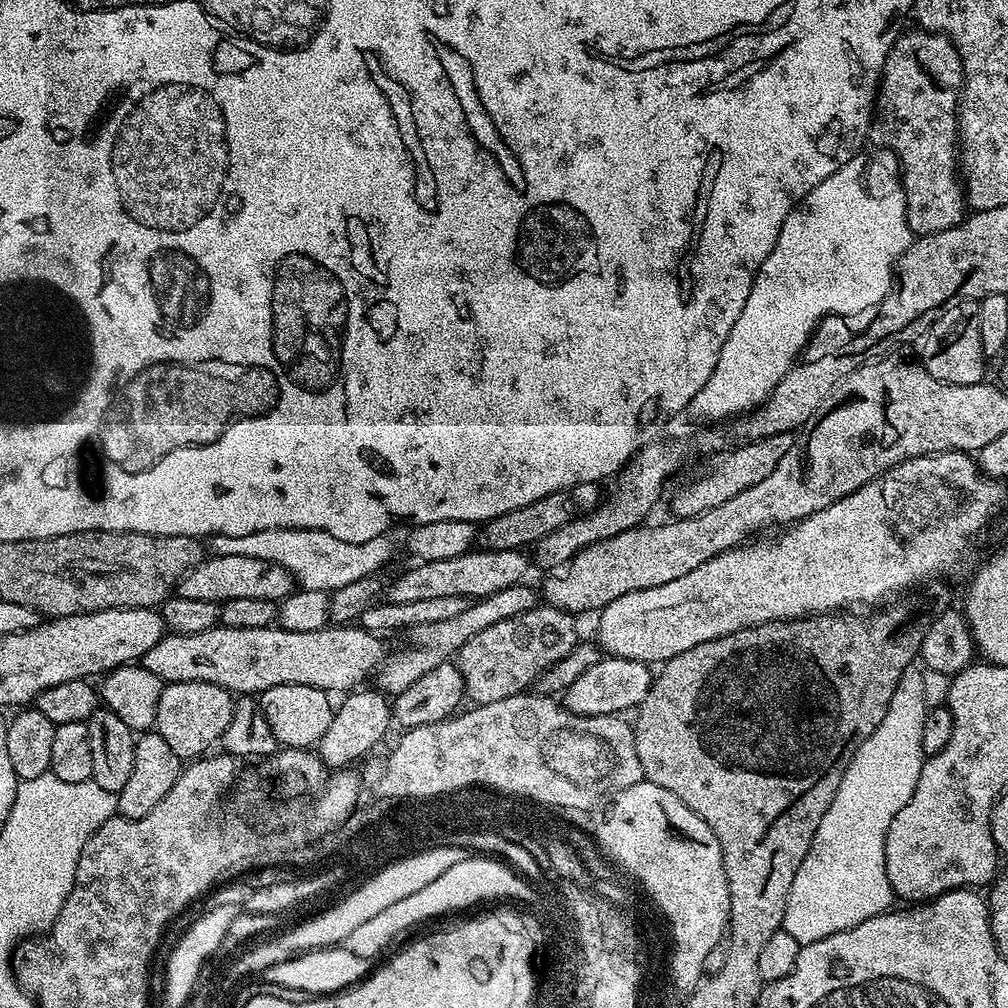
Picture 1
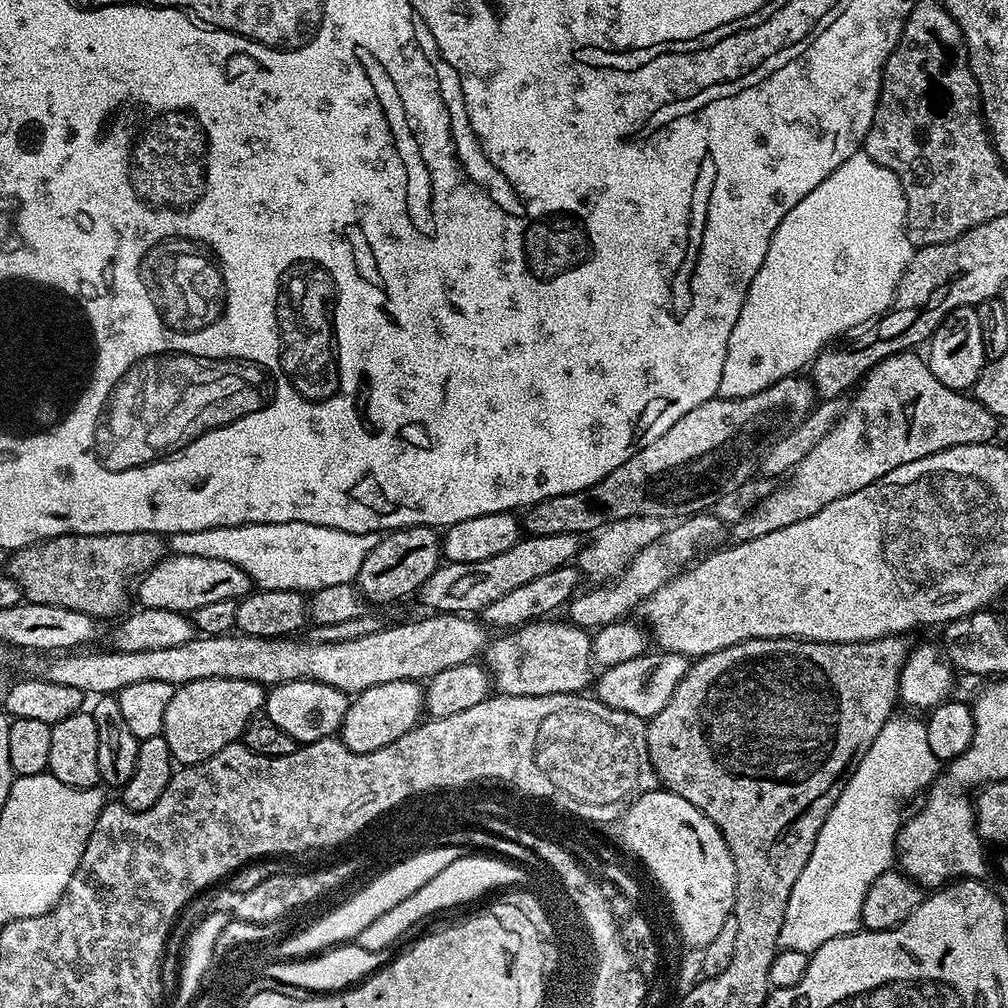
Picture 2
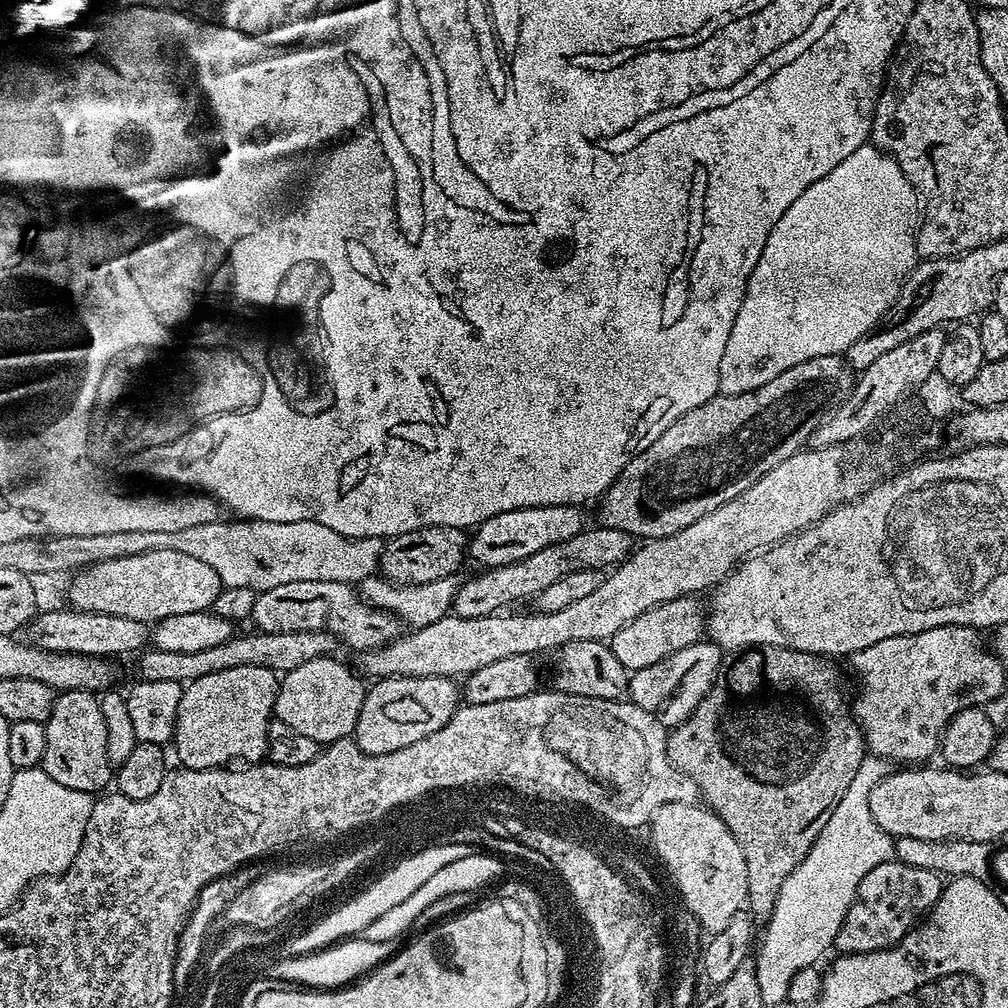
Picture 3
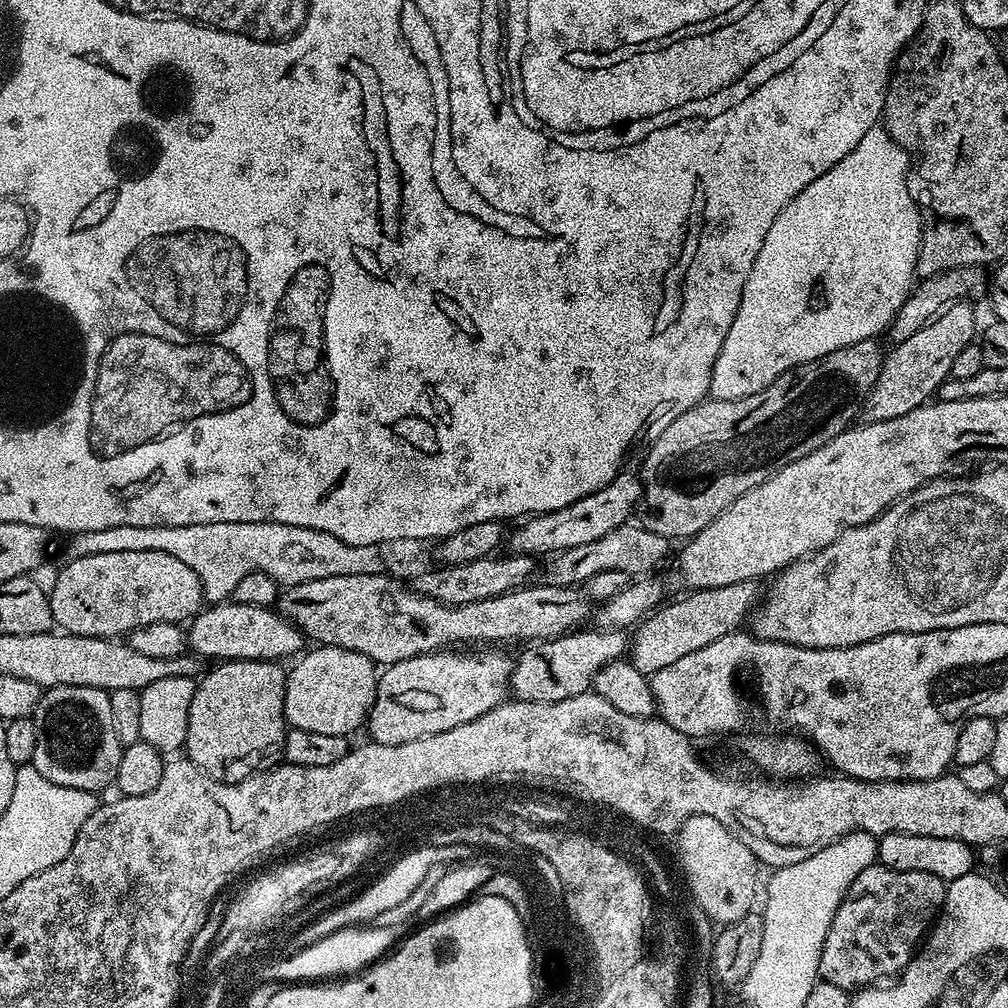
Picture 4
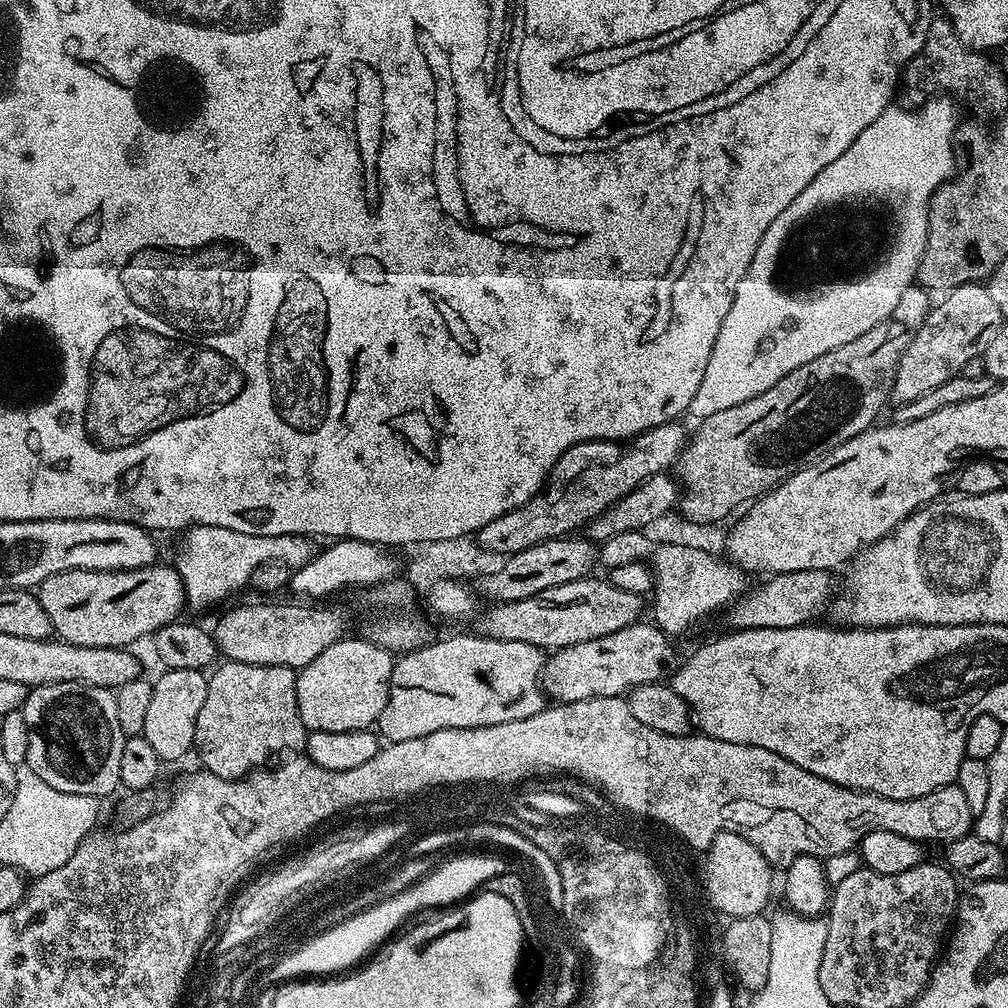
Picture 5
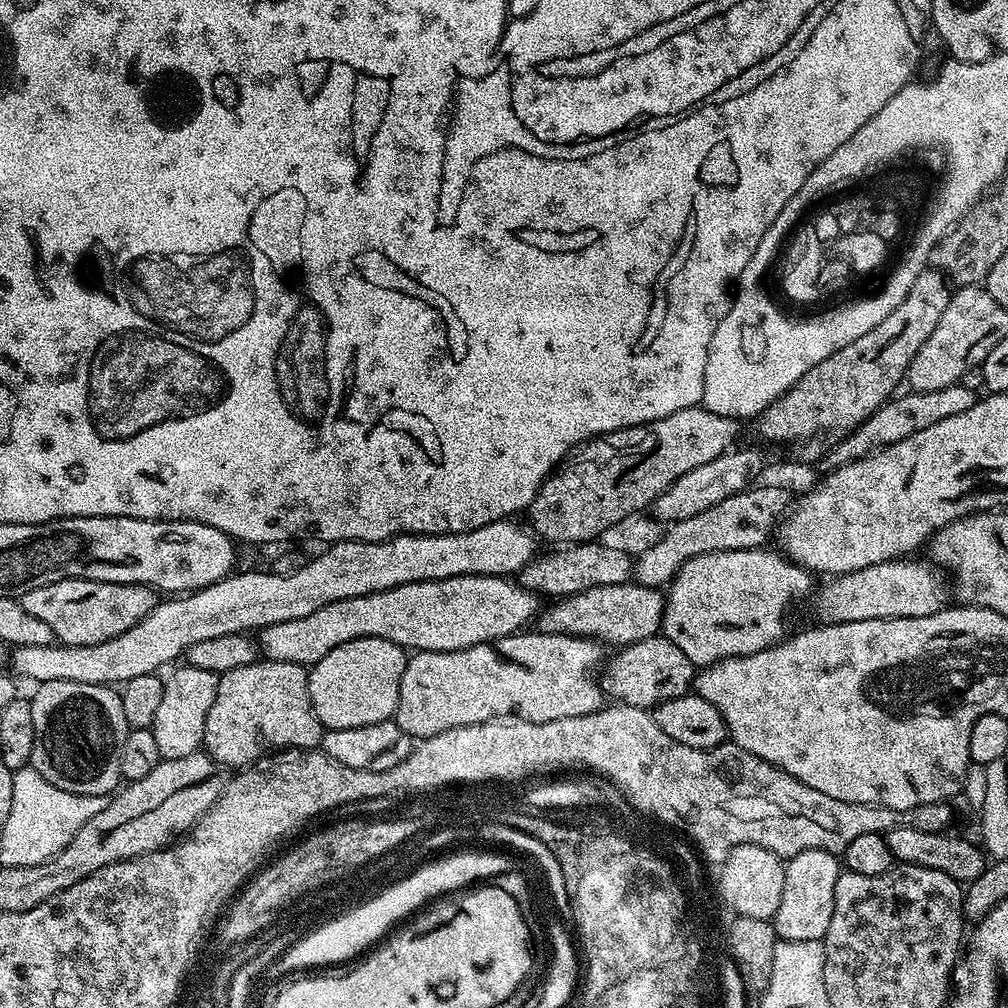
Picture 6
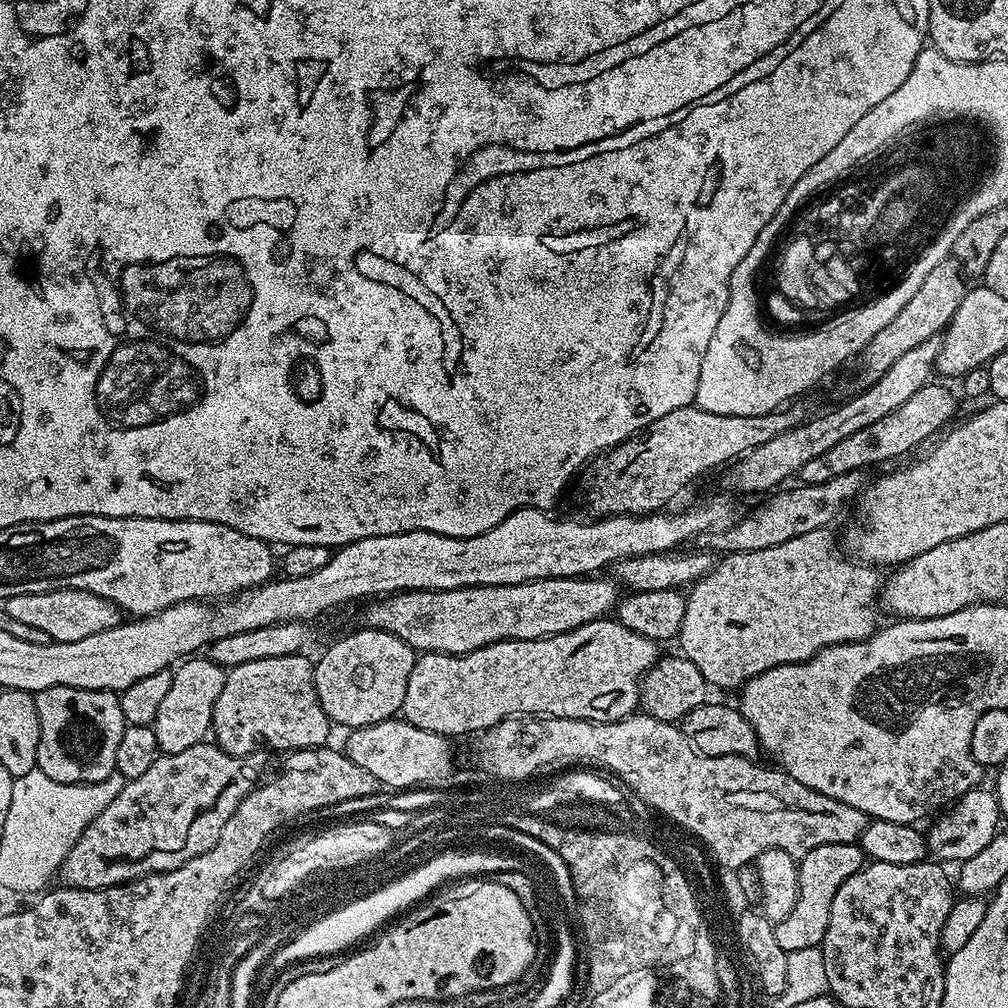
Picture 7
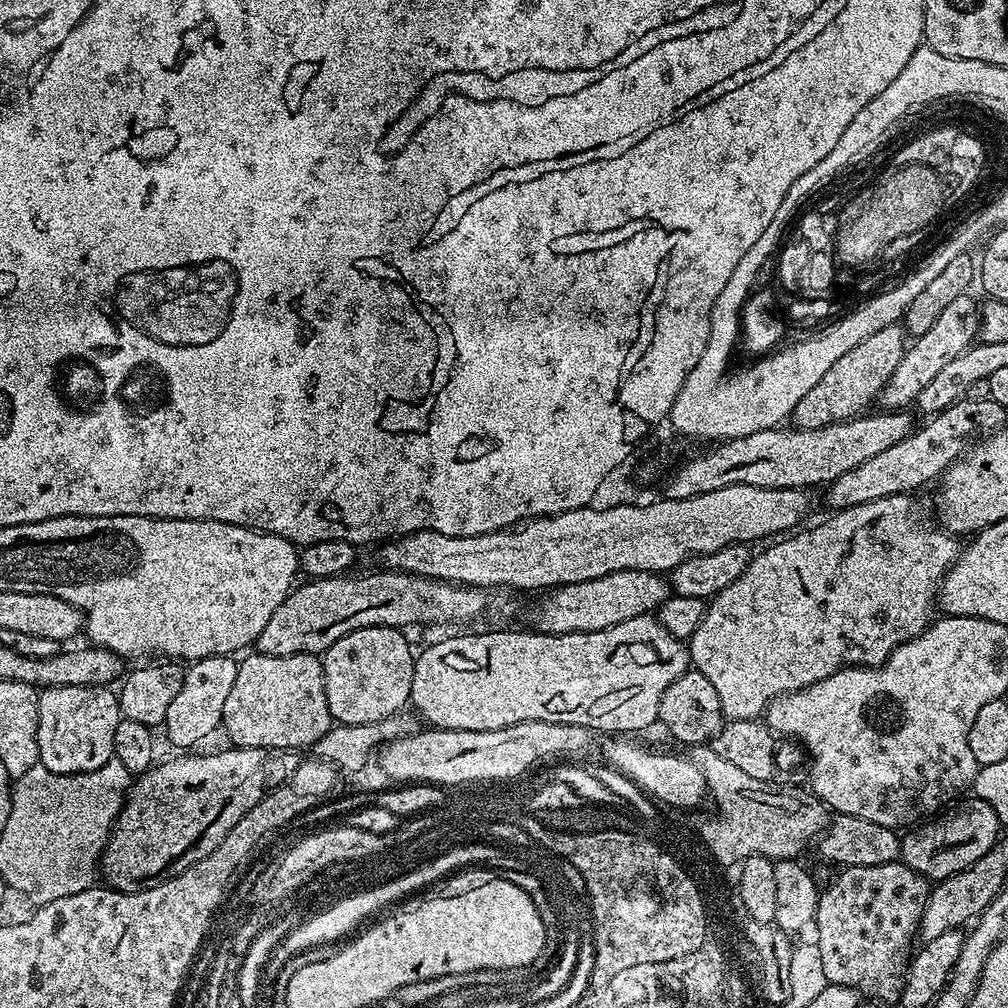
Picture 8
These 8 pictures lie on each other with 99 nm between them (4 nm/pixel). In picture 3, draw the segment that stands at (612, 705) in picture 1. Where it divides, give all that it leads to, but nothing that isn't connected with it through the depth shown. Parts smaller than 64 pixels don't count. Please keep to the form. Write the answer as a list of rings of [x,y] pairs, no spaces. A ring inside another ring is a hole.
[[[711,642],[686,646],[686,650],[678,650],[678,654],[670,654],[670,658],[654,662],[654,666],[646,666],[631,673],[627,695],[631,703],[637,704],[642,710],[654,713],[665,728],[671,730],[686,718],[690,718],[698,702],[706,698],[706,694],[722,671],[720,655],[722,655],[720,645]]]

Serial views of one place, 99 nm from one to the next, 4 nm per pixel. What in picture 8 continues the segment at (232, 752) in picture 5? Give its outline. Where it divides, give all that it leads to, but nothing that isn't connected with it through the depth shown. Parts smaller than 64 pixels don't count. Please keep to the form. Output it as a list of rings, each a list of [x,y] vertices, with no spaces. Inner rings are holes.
[[[310,652],[289,656],[248,655],[236,665],[234,686],[226,697],[222,732],[237,748],[311,749],[334,727],[326,702],[321,657]]]

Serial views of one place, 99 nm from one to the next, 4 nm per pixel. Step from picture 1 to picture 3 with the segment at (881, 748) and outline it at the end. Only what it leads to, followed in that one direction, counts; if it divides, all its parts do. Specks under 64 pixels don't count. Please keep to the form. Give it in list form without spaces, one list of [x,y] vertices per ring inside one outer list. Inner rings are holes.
[[[865,755],[858,766],[858,774],[854,774],[850,786],[846,786],[846,794],[842,794],[826,826],[822,826],[822,834],[818,834],[814,846],[810,846],[806,858],[793,870],[790,878],[782,882],[774,910],[765,923],[768,925],[764,928],[764,945],[754,956],[765,1006],[788,1000],[788,987],[794,974],[813,967],[816,959],[835,945],[838,930],[854,902],[862,878],[866,878],[874,866],[893,859],[894,838],[886,834],[870,814],[870,790],[874,790],[889,771],[889,761]]]

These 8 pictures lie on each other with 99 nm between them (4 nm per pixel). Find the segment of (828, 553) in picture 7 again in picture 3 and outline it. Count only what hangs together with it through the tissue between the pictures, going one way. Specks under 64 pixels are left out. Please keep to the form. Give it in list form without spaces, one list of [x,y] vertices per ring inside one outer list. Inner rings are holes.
[[[585,527],[583,532],[574,534],[574,538],[566,538],[554,546],[546,546],[546,550],[538,550],[538,554],[530,554],[530,558],[522,558],[522,562],[510,562],[510,566],[485,568],[477,571],[477,576],[465,579],[460,589],[454,594],[452,612],[462,618],[482,618],[499,613],[507,604],[516,604],[519,600],[531,601],[546,586],[558,582],[558,578],[566,578],[566,574],[574,574],[576,570],[611,569],[627,560],[634,548],[633,537],[622,530]]]

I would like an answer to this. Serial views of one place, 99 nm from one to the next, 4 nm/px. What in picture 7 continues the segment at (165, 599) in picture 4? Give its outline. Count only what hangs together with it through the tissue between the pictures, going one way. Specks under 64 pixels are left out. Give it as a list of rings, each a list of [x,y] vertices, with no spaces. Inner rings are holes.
[[[73,588],[14,594],[3,601],[2,607],[10,618],[26,626],[34,626],[34,630],[42,630],[42,634],[46,634],[52,642],[79,642],[81,638],[90,638],[90,634],[102,634],[102,630],[110,630],[122,623],[122,613],[116,605],[98,594]]]

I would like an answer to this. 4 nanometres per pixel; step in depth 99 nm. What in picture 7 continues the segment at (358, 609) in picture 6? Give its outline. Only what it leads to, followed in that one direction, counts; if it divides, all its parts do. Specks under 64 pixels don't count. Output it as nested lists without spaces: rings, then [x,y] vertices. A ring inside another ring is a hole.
[[[604,574],[542,578],[514,586],[397,592],[373,599],[367,605],[369,608],[364,612],[362,624],[402,638],[402,642],[420,654],[441,652],[447,656],[461,656],[503,640],[541,640],[566,634],[578,626],[605,619],[621,596],[615,579],[608,577],[607,580]]]

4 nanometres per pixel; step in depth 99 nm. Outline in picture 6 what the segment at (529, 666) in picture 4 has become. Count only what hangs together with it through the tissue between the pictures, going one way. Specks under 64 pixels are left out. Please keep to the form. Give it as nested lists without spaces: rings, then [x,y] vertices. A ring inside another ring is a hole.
[[[657,634],[642,642],[625,644],[617,652],[620,653],[602,668],[602,687],[613,701],[651,710],[670,698],[689,695],[694,684],[694,665],[664,635]]]

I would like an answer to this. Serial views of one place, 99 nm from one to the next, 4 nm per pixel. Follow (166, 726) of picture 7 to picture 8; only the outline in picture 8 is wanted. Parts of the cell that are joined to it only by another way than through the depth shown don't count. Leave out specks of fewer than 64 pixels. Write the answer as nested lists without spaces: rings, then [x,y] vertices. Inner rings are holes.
[[[211,656],[189,663],[187,665],[182,688],[170,702],[170,707],[166,709],[166,718],[162,725],[162,731],[168,735],[170,743],[176,750],[192,750],[195,744],[200,744],[212,731],[221,727],[224,719],[224,707],[226,697],[230,694],[230,689],[234,686],[234,674],[236,673],[237,661],[232,656]]]

